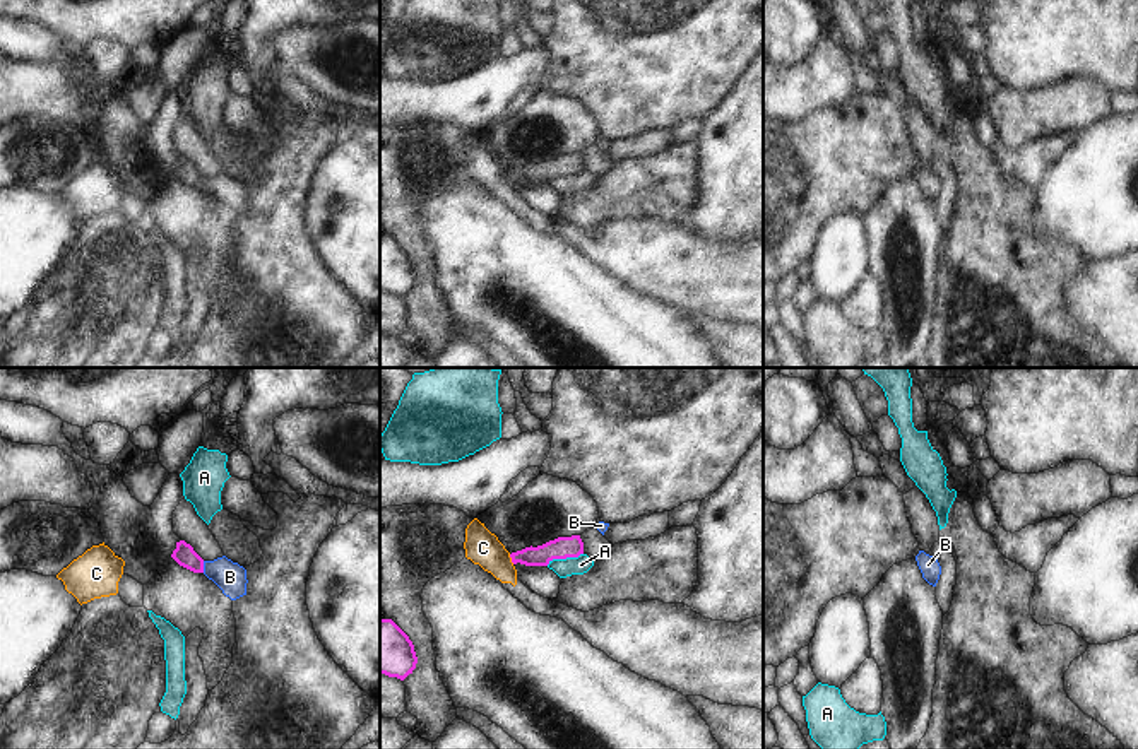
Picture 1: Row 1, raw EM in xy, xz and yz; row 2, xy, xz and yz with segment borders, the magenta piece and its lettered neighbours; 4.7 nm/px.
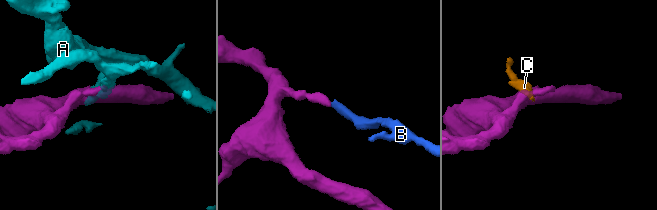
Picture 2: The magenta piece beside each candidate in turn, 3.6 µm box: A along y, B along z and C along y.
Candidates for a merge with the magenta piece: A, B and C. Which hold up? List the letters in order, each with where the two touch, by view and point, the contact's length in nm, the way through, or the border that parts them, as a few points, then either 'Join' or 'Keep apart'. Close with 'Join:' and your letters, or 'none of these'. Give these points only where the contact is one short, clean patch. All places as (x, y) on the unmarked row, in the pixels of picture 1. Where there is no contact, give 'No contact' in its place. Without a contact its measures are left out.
A: Touches magenta at xz (563, 175). Shared border 190 nm. Boundary: xz (582, 170), (572, 175), (553, 175), (546, 182). Keep apart
B: Touches magenta at xy (202, 183). Shared border 60 nm. Path across: xy (183, 171), (202, 183), (221, 187), (230, 194). Join
C: Touches magenta at xz (512, 176). Shared border 50 nm. Boundary: xz (509, 171), (514, 180). Keep apart
Join: B

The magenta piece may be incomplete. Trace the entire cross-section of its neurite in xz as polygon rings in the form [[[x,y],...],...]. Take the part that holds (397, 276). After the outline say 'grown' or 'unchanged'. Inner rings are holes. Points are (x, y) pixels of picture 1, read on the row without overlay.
[[[380,236],[380,291],[404,298],[416,280],[409,253],[392,236]]]; unchanged

